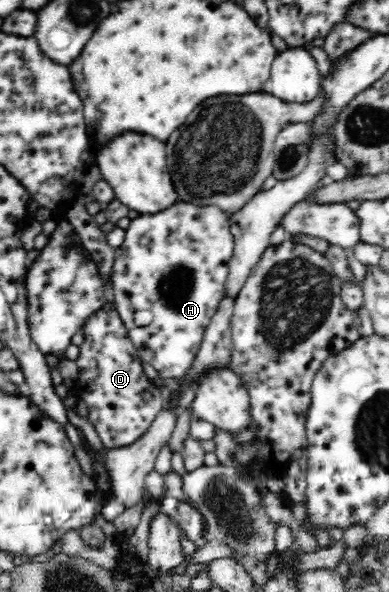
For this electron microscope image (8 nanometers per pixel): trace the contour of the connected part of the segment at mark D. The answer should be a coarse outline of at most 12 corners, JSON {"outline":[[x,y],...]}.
{"outline":[[115,305],[87,317],[75,386],[103,446],[164,411]]}

